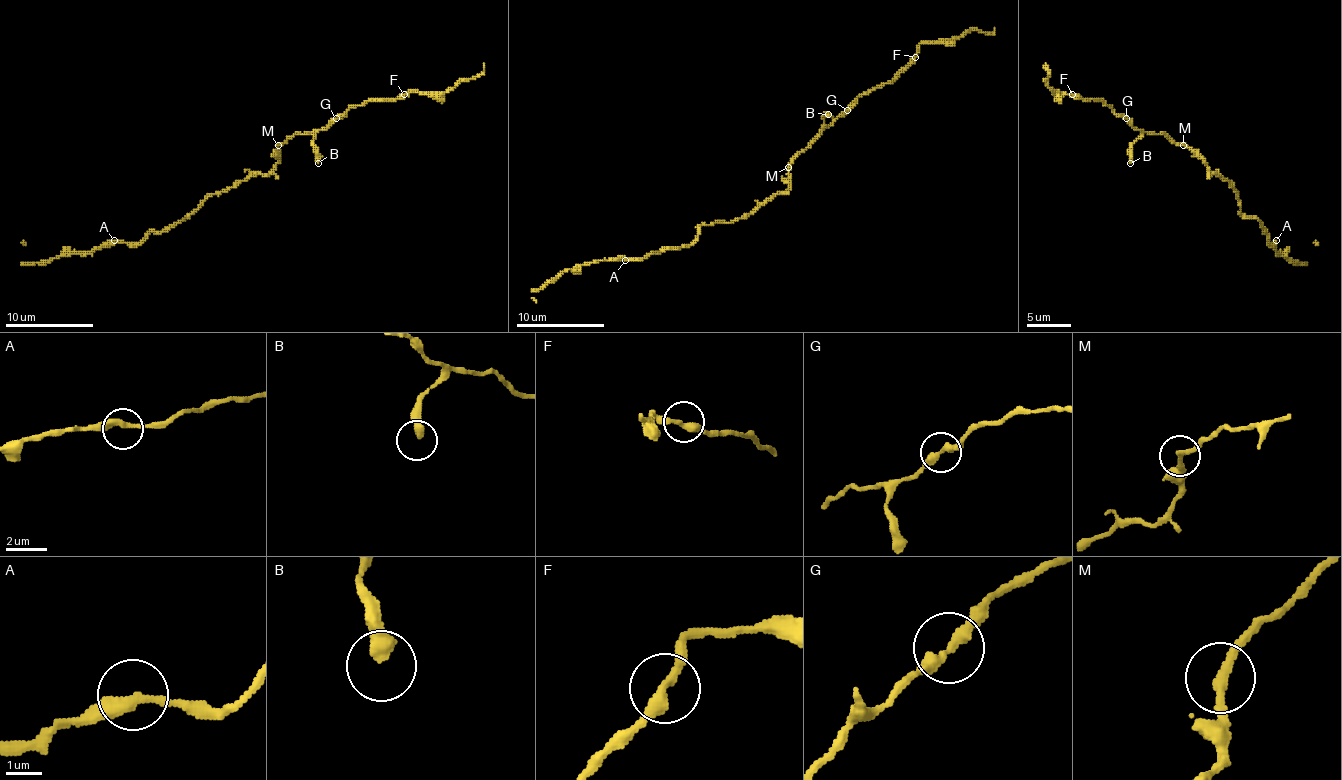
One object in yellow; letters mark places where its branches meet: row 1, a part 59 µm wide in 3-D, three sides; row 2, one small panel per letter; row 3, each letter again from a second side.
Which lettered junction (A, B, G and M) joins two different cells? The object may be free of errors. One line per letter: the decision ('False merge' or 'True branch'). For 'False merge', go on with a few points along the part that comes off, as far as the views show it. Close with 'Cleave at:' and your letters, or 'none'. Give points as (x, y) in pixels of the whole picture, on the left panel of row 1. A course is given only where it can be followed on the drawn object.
A: True branch
B: True branch
G: True branch
M: True branch
Cleave at: none

